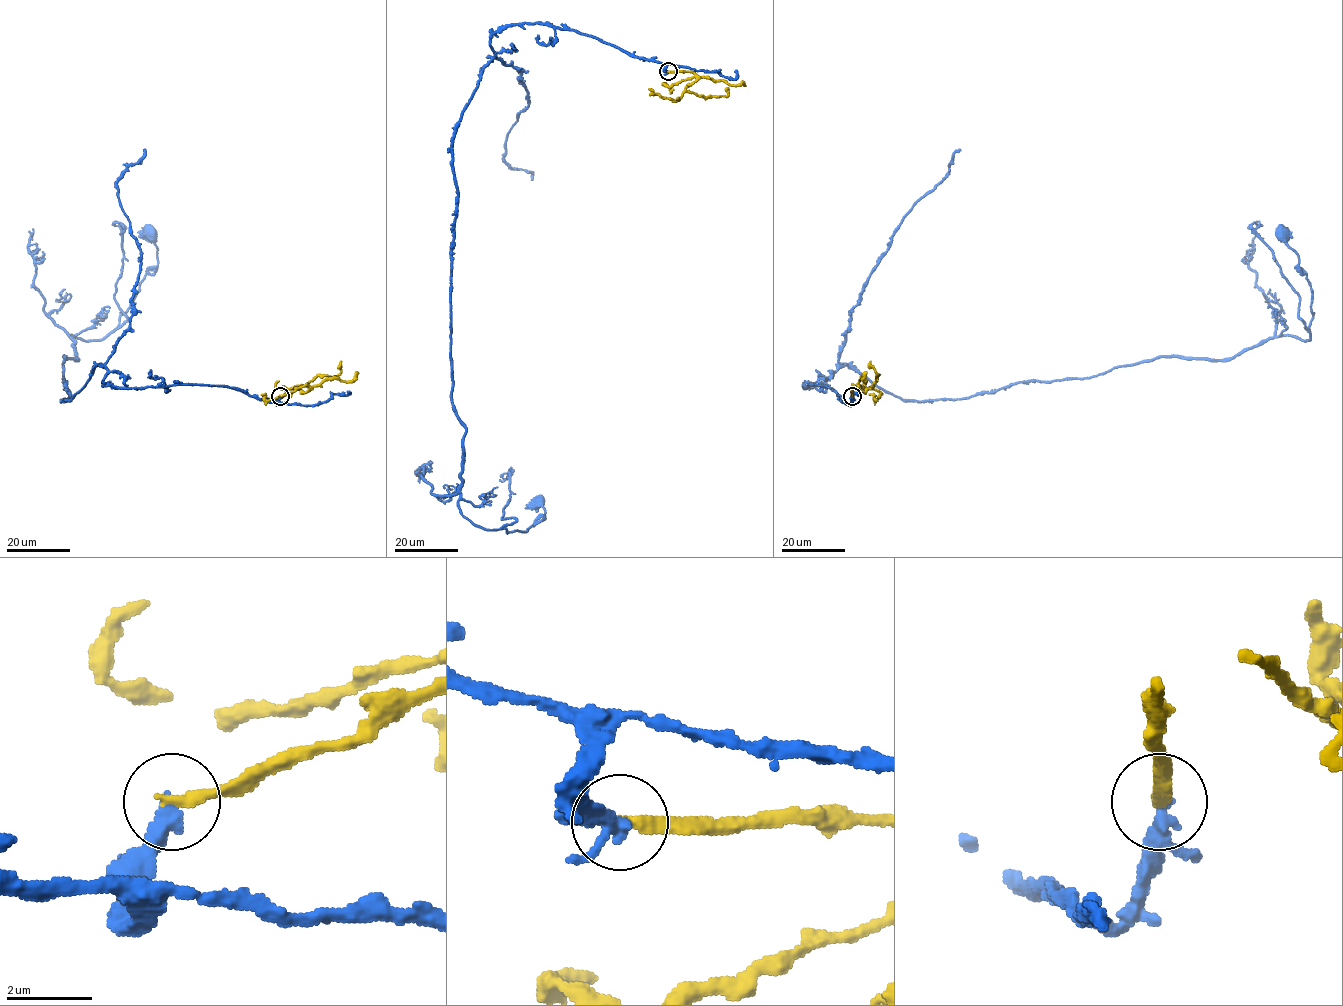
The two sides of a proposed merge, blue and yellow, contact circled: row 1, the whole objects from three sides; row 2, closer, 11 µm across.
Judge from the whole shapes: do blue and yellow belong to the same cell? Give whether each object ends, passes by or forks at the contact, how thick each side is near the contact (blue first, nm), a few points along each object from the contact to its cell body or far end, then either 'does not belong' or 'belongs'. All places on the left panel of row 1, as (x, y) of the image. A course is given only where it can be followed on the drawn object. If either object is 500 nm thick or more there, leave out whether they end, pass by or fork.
blue ends there; yellow ends there; 400 nm thick on the blue side, 300 nm on the other; blue runs (280, 396), (118, 388), (97, 365), (65, 401), (70, 335), (117, 326), (157, 268), (151, 234); yellow runs (280, 396), (306, 385), (309, 388), (307, 391), (298, 389), (319, 375), (337, 376), (341, 361); does not belong

